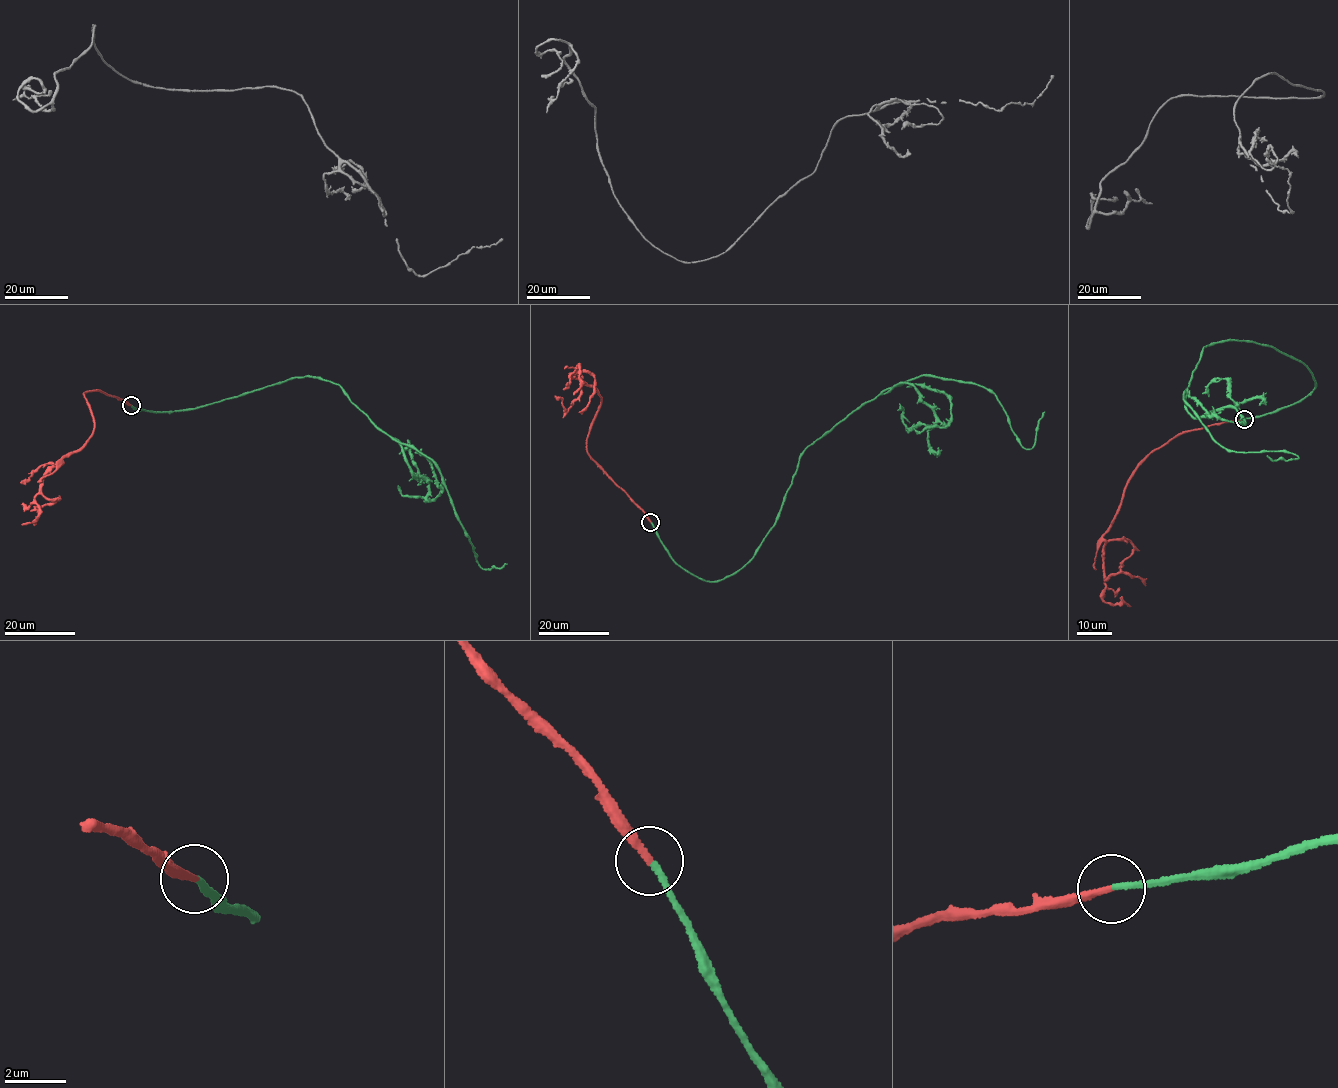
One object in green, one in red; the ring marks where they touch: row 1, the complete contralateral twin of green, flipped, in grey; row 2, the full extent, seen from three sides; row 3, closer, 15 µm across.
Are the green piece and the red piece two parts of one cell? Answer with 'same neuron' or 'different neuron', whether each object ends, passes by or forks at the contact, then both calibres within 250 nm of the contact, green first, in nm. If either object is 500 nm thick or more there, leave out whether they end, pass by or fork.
same neuron | green ends | red ends | 200/240 nm

